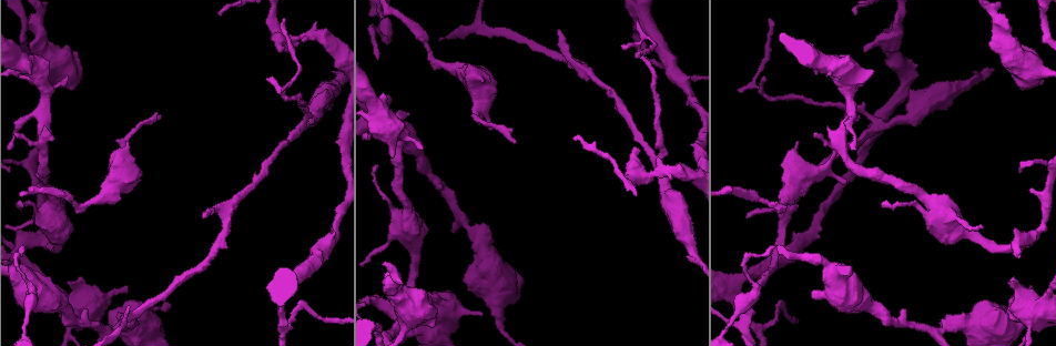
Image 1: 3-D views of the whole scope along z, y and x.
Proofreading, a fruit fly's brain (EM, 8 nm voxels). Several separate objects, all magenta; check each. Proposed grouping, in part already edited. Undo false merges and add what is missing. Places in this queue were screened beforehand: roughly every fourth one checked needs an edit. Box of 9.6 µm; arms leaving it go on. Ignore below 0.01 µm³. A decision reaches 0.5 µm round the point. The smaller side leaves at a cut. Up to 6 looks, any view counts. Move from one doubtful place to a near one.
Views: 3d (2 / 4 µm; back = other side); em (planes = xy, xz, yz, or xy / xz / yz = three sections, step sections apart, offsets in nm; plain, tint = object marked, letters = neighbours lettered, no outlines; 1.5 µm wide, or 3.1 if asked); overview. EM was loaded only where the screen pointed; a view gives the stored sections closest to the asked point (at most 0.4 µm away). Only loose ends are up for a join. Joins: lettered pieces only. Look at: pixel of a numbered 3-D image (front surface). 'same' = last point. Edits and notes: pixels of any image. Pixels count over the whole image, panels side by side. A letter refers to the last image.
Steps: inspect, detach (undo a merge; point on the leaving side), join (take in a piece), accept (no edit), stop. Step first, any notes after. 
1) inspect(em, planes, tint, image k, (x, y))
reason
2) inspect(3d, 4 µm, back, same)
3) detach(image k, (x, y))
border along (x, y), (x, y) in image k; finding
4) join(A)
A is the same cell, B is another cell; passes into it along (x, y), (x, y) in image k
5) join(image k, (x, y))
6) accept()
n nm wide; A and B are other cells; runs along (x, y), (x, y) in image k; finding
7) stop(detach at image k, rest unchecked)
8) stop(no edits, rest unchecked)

inspect(3d, 2 µm, back, image 1, (17, 258))
abrupt turn

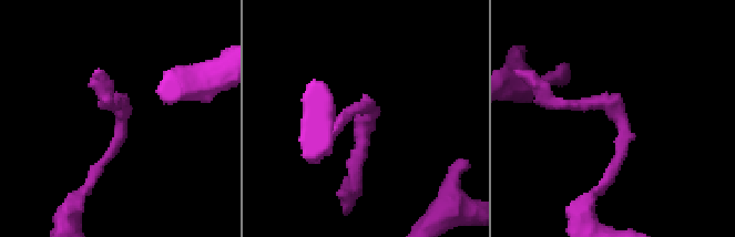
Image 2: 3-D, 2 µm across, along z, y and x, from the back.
inspect(em, planes, plain, image 2, (367, 105))

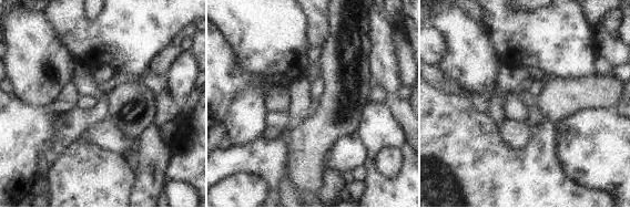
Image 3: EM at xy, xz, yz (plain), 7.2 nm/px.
inspect(em, planes, letters, same)

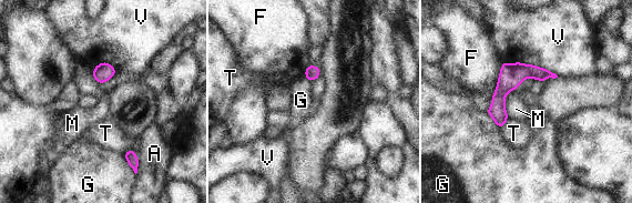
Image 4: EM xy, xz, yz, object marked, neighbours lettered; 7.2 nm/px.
accept()
V touches over 420 nm; A, F, G, M, T and V are other cells; runs along (548, 73), (519, 73), (490, 112) in image 4; all the same neuron

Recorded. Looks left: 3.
inspect(3d, 2 µm, image 1, (203, 217))
branch stops here

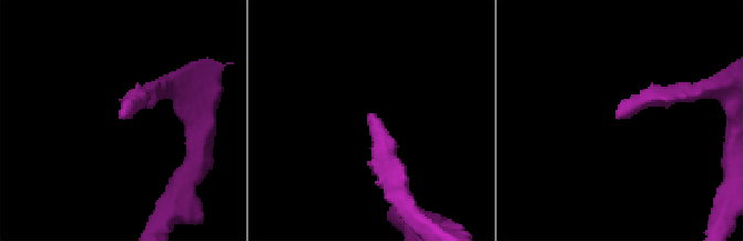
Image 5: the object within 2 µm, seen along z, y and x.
inspect(em, planes, letters, image 5, (122, 116))
shape alone is not enough

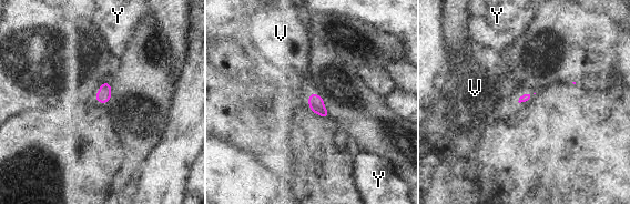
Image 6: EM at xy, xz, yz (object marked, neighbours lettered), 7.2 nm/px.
accept()
V and Y are other cells; border along (311, 92), (314, 93) in image 6; none of them fits

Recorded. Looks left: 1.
stop(no edits, rest unchecked)

